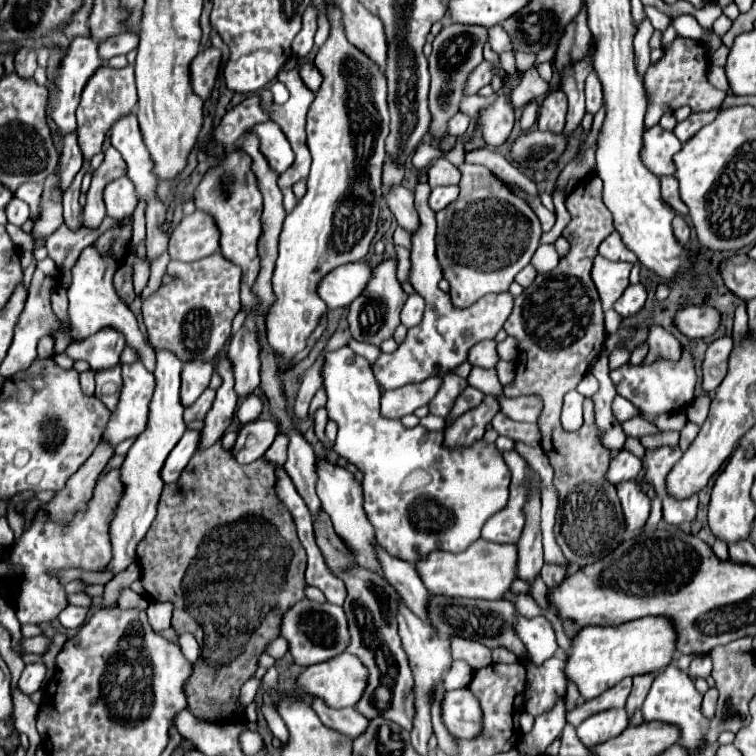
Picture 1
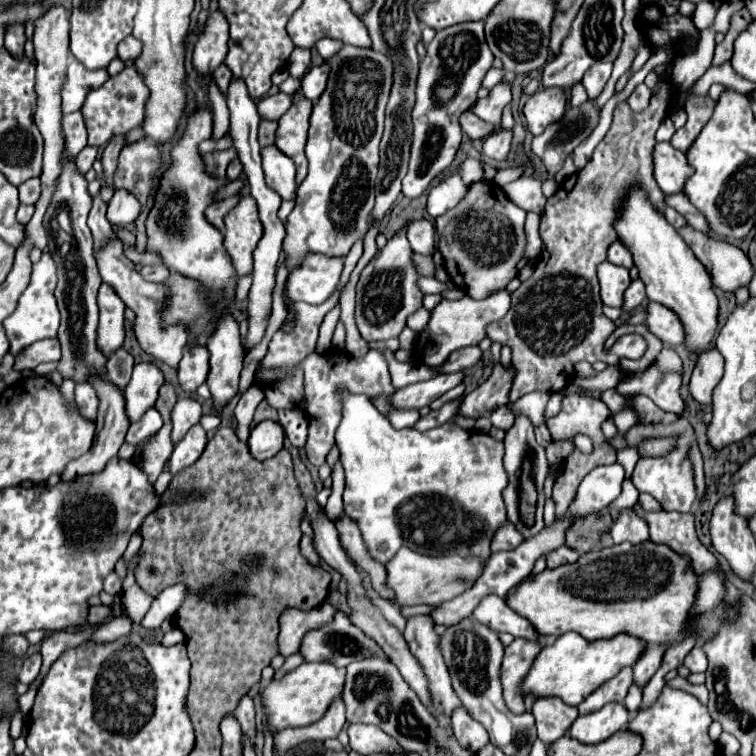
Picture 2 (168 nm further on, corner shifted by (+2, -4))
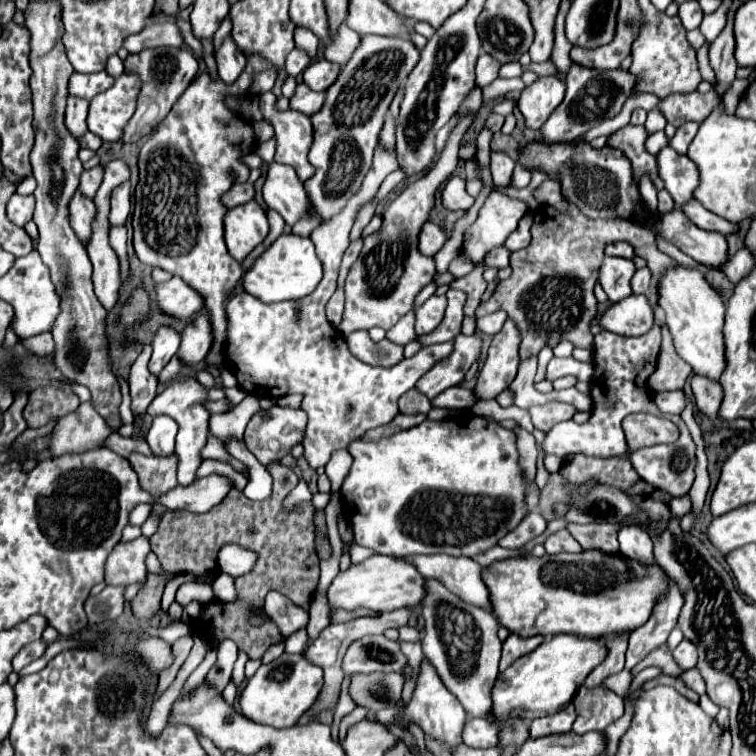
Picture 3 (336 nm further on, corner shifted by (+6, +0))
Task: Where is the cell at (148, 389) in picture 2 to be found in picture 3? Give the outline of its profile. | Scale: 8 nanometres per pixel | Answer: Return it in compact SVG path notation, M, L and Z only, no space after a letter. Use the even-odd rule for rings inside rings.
M160 327L152 341L152 359L148 363L150 371L158 375L162 367L178 353L180 347L180 333L174 327Z

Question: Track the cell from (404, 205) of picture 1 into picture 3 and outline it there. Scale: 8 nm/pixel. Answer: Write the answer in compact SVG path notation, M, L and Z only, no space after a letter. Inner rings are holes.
M428 221L424 225L424 231L420 233L420 251L424 255L436 255L444 247L446 241L448 241L446 229Z

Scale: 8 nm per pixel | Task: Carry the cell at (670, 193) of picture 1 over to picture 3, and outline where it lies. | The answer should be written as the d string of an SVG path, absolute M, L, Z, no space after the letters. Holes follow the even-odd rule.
M692 199L688 205L684 205L682 211L688 215L688 219L690 219L694 225L698 225L698 227L702 227L702 229L718 231L718 233L722 233L722 235L730 235L730 233L738 233L738 231L740 231L740 225L730 223L730 221L726 221L726 219L722 219L722 217L710 213L710 211L704 209L702 203L696 201L696 199Z

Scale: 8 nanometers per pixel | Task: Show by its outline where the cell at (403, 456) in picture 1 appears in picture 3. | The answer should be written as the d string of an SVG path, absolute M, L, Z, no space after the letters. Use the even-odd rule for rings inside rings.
M468 415L468 417L456 417L456 419L442 419L442 421L422 421L410 429L398 431L378 443L364 443L364 441L354 441L348 447L350 455L354 457L352 469L348 477L344 479L344 485L340 489L342 495L342 505L344 505L344 515L348 523L354 529L354 537L358 545L370 547L380 555L434 555L434 553L446 553L452 557L474 557L478 553L484 553L486 549L498 545L498 541L508 533L518 527L518 523L530 513L526 507L526 479L520 467L520 453L516 447L516 433L510 429L504 429L498 421L486 415Z

